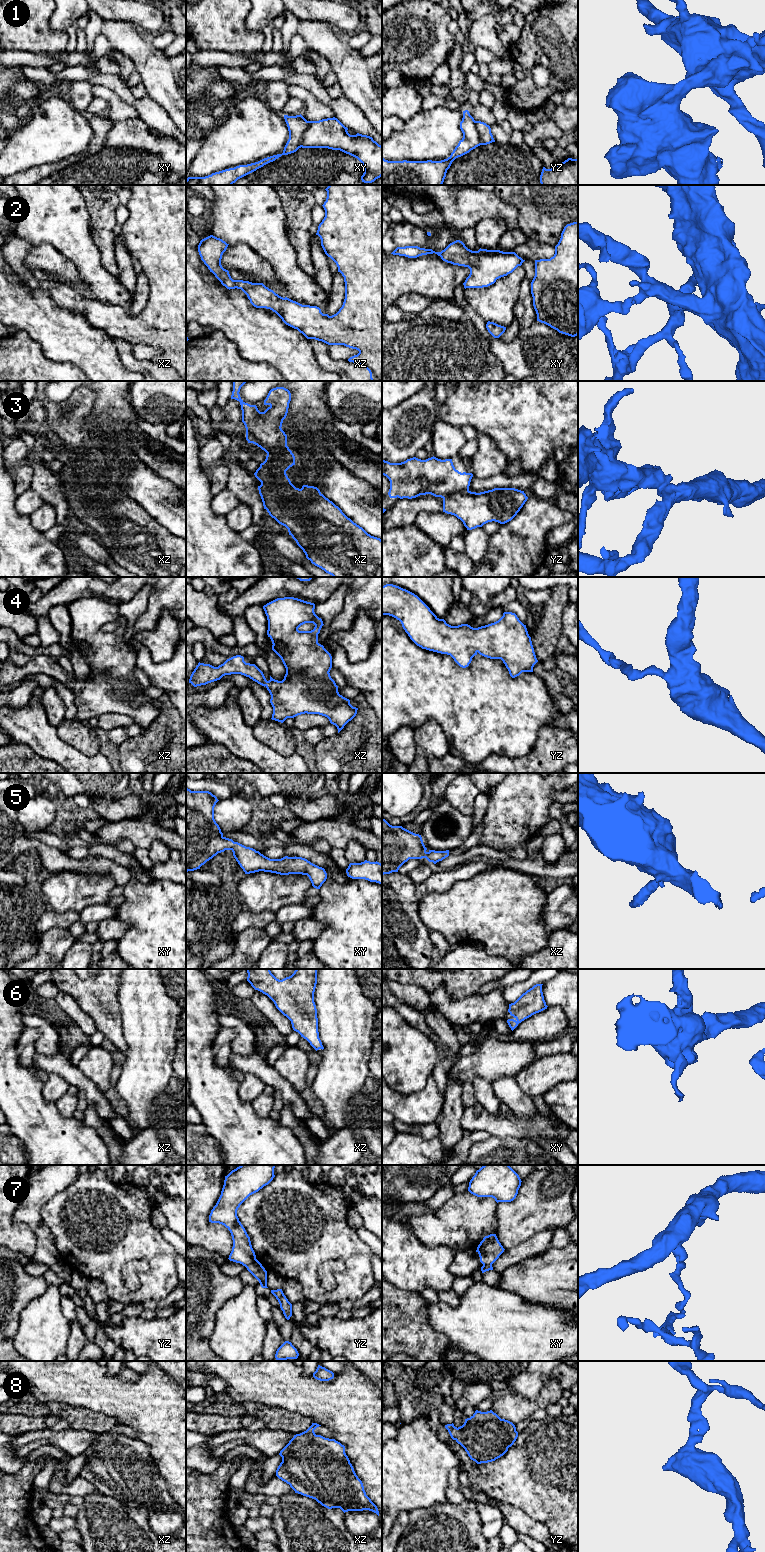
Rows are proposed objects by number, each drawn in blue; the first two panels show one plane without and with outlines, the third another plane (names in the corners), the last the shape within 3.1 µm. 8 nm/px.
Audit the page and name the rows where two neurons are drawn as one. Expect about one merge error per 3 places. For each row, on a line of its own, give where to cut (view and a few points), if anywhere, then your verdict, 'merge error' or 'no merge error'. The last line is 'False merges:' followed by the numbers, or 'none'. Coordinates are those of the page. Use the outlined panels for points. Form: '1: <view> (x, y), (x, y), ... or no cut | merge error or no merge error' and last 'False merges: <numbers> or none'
1: xy (308, 121), (308, 126), (300, 146) | merge error
2: no cut | no merge error
3: yz (468, 490), (453, 492), (443, 498) | merge error
4: no cut | no merge error
5: no cut | no merge error
6: no cut | no merge error
7: yz (256, 1259), (246, 1267) | merge error
8: no cut | no merge error
False merges: 1, 3, 7

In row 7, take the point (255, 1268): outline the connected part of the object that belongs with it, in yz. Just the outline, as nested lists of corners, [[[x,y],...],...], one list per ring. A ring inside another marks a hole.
[[[257,1259],[249,1264],[246,1268],[259,1281],[262,1288],[268,1288],[267,1271]]]

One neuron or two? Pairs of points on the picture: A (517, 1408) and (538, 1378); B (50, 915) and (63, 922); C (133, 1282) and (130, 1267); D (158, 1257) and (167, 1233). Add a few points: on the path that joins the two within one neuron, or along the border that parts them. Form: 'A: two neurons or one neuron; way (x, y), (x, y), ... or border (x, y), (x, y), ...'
A: two neurons; border (544, 1385), (534, 1398), (522, 1398), (507, 1390)
B: one neuron; way (53, 918), (60, 920)
C: one neuron; way (130, 1278), (130, 1271)
D: two neurons; border (159, 1231), (175, 1251)

